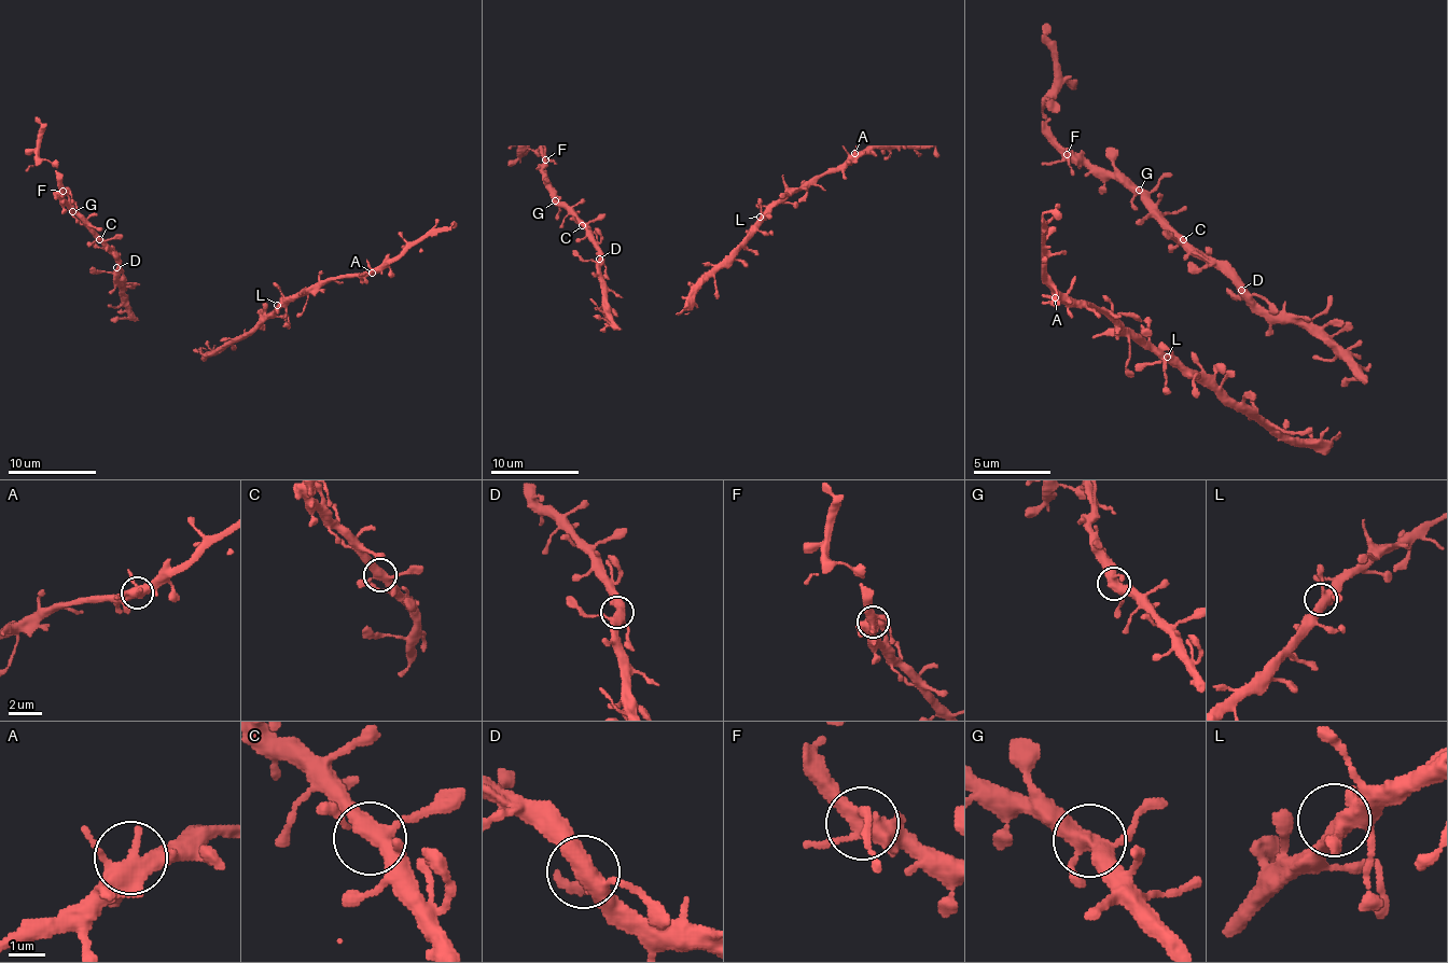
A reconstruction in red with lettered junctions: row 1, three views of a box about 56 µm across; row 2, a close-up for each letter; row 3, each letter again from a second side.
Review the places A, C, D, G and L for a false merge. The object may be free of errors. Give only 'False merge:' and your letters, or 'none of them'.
False merge: none of them

